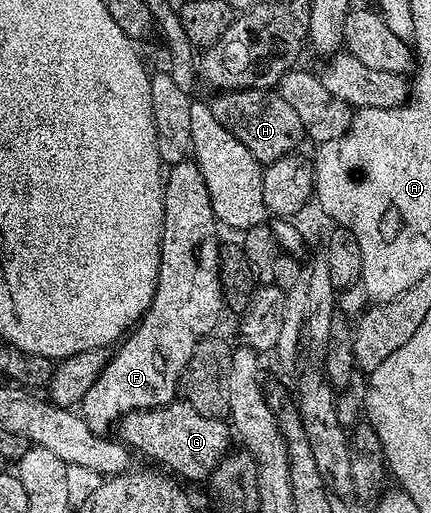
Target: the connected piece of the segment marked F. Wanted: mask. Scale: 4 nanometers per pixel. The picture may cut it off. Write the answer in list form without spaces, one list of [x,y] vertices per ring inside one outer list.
[[[189,159],[171,166],[164,179],[164,226],[154,299],[80,401],[78,412],[90,431],[107,434],[112,424],[113,428],[130,413],[177,400],[180,374],[194,347],[203,340],[200,333],[216,321],[216,305],[220,305],[220,292],[216,293],[216,241],[212,241],[217,229],[210,194],[196,162]]]

